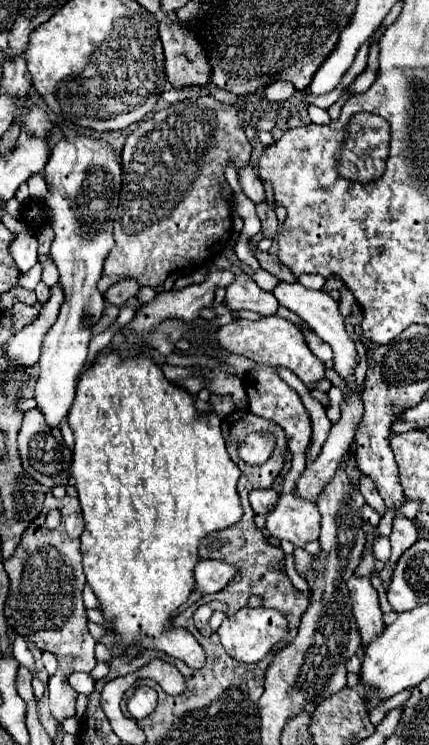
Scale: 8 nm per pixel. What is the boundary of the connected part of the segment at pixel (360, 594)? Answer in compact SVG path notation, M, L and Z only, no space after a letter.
M352 575L348 579L348 595L352 601L352 611L356 617L362 645L366 647L368 643L374 641L374 637L380 637L380 633L384 633L384 627L386 627L382 621L380 605L378 605L378 593L370 585L368 577Z

